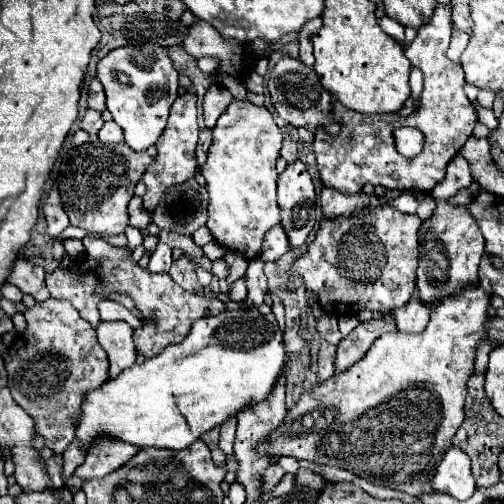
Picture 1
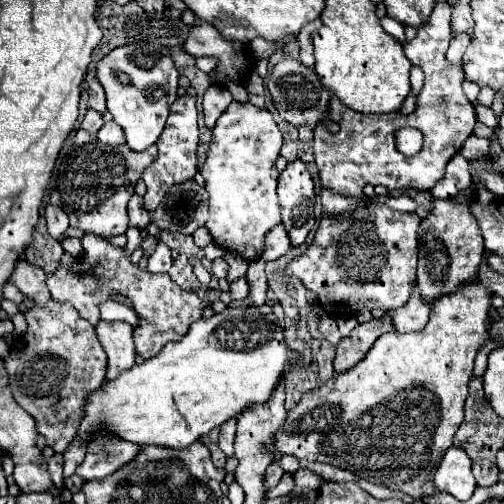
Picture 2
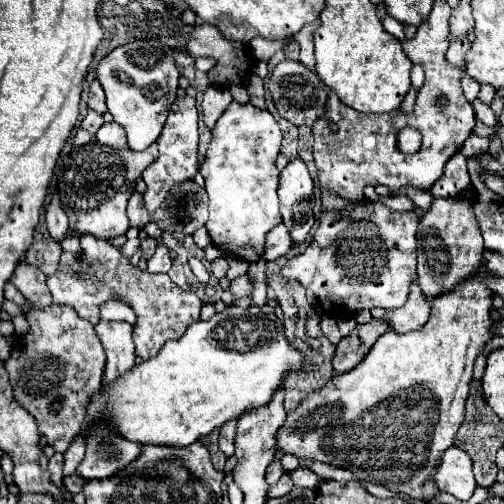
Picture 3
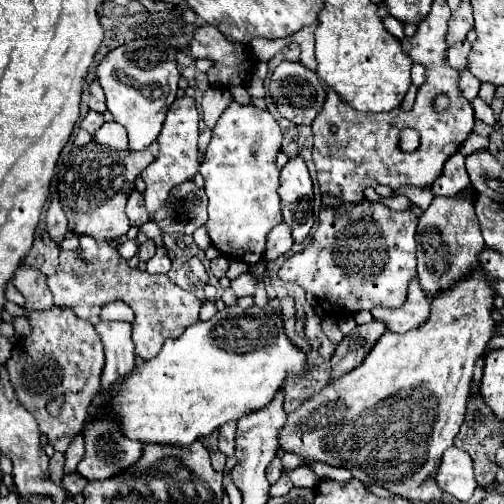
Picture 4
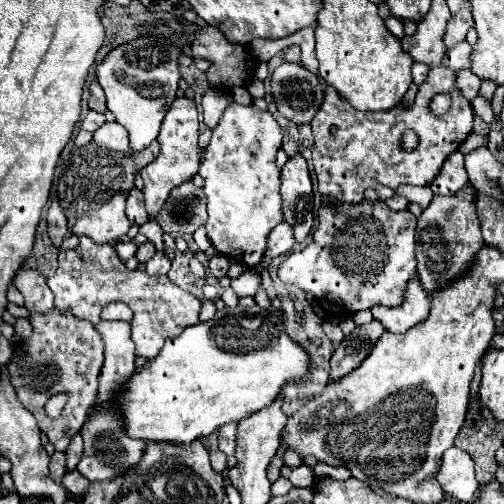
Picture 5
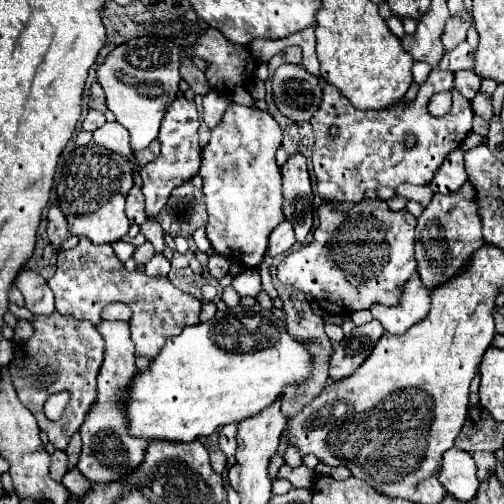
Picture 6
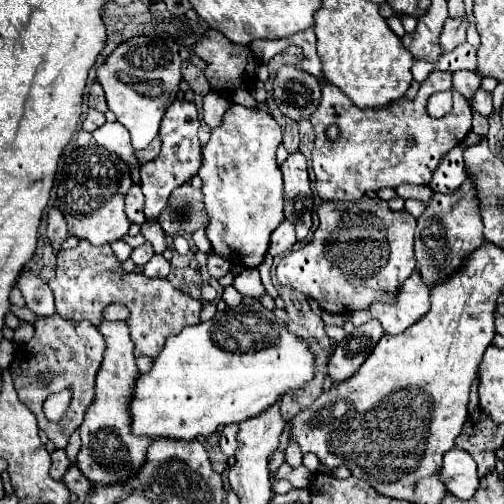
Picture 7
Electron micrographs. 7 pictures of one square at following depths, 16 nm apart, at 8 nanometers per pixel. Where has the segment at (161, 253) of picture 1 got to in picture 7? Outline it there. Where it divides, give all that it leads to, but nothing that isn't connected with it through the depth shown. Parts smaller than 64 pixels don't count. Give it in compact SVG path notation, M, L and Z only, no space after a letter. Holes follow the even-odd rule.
M154 254L152 260L142 268L142 274L148 278L166 278L168 272L170 272L170 262L160 254Z

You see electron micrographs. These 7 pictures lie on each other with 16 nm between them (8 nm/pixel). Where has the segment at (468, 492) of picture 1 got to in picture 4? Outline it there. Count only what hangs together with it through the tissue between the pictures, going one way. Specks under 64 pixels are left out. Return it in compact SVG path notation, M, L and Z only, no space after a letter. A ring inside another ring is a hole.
M452 446L448 448L448 452L444 452L442 456L442 464L436 472L436 482L440 484L440 488L448 494L452 494L454 498L468 502L474 494L474 490L478 488L478 482L474 478L474 462L472 458Z

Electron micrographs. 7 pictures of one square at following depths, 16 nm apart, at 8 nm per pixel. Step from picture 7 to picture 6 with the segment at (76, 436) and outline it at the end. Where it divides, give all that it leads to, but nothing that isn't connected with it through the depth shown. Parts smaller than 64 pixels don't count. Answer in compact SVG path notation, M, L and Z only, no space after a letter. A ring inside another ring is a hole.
M76 432L70 439L65 452L68 458L68 469L73 468L78 463L79 454L82 450L82 440L79 432Z

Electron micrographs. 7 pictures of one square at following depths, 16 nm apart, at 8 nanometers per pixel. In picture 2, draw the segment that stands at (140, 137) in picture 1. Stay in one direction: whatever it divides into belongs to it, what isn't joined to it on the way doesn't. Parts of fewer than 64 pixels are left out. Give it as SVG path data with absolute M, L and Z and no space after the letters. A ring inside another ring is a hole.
M132 42L112 50L96 66L96 76L108 96L108 112L126 132L132 150L146 150L154 144L166 124L168 110L176 100L178 70L168 46L158 42Z

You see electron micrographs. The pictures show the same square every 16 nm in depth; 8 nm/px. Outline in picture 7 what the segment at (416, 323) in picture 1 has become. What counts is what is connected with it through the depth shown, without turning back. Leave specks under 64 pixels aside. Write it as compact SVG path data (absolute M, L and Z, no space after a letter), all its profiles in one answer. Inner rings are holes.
M416 270L398 288L394 302L376 302L368 310L382 324L384 332L400 334L430 310L430 288L420 280L420 272Z

